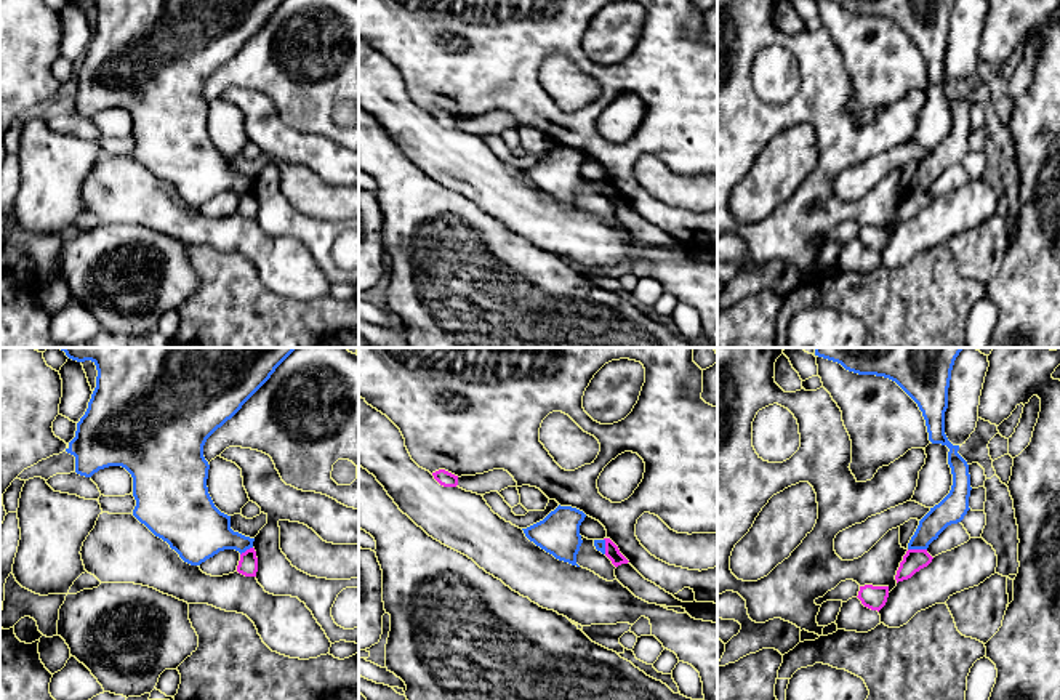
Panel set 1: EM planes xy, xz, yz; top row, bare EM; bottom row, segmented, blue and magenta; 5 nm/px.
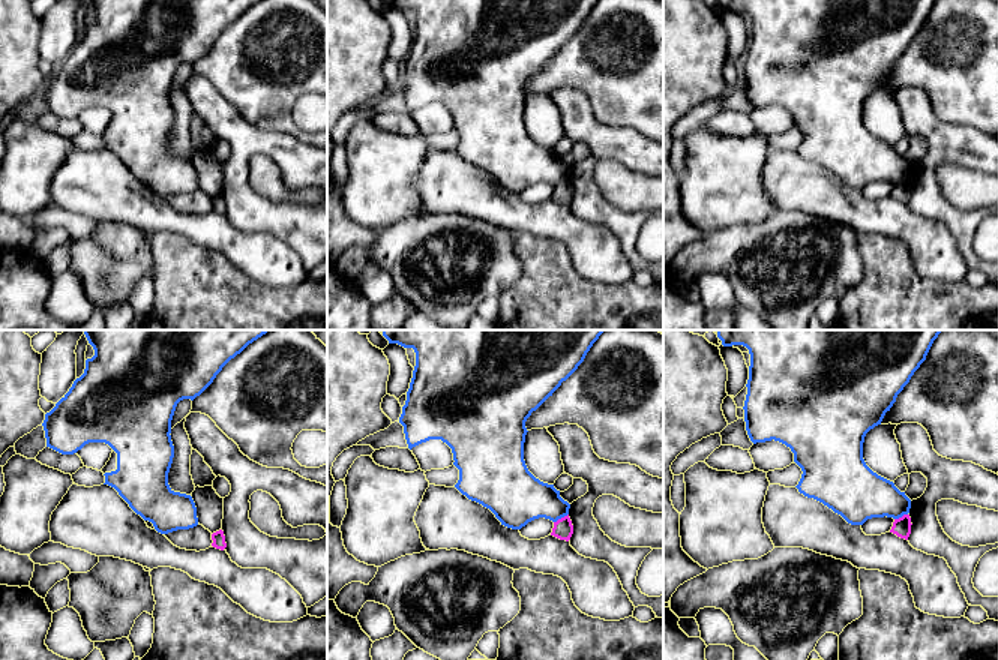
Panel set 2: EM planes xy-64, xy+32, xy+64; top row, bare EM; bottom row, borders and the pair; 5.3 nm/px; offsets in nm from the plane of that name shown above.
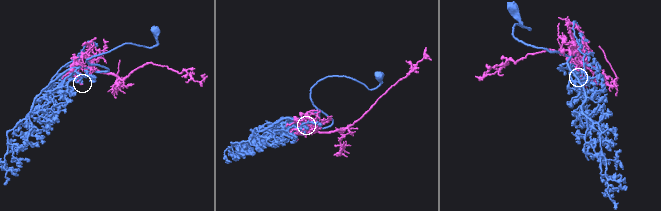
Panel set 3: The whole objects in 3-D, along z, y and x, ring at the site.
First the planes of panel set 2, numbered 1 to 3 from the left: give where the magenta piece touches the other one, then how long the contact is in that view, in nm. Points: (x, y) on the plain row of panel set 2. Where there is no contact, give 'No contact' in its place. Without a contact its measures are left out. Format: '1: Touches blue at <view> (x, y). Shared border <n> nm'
1: No contact
2: Touches blue at xy+32 (560, 182). Shared border 90 nm
3: Touches blue at xy+64 (901, 180). Shared border 80 nm

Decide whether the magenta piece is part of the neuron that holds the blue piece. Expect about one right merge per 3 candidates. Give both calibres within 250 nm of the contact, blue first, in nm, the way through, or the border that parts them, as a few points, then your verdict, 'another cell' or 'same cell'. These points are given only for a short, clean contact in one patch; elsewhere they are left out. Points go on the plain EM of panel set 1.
140 nm thick on the blue side, 110 nm on the other; another cell

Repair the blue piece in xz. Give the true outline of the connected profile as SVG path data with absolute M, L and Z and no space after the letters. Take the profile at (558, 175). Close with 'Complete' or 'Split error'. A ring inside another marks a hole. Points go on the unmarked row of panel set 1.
M557 147L543 162L522 170L525 178L556 200L576 207L583 184L580 167L586 155L572 147Z. Complete

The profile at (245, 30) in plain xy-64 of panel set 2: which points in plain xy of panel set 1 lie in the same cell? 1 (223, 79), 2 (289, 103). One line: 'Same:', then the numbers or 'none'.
Same: 1, 2

